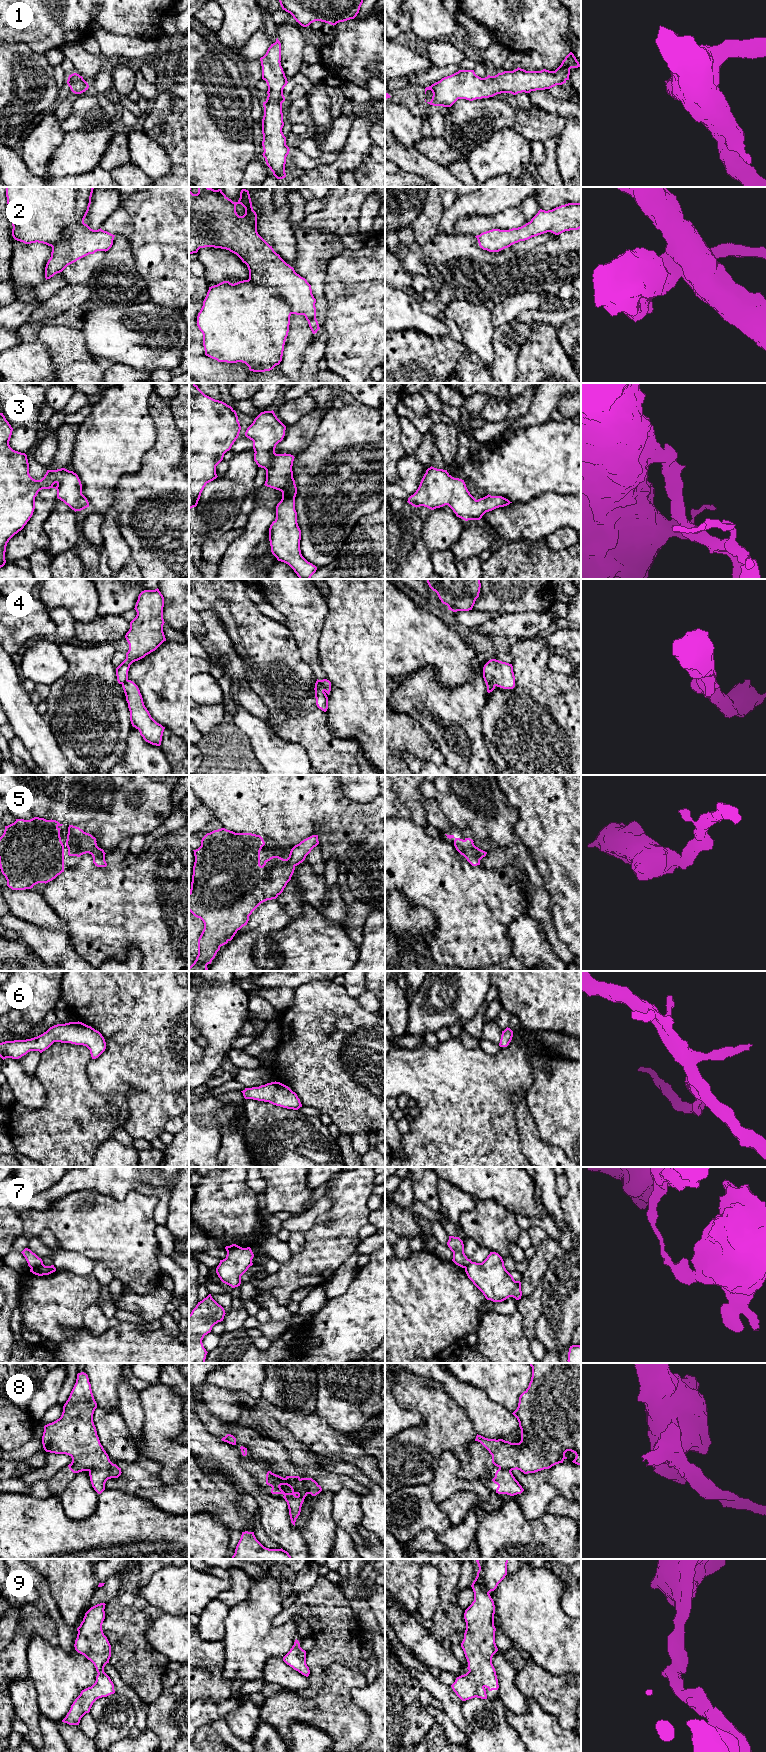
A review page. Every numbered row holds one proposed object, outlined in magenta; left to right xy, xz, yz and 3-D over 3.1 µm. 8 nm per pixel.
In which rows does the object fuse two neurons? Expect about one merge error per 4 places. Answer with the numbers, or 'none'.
7, 8

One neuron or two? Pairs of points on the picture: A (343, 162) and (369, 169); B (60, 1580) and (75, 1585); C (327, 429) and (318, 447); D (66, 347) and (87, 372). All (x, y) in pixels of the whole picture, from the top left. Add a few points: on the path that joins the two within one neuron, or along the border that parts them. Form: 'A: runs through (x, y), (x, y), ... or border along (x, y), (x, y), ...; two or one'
A: border along (369, 157), (352, 171); two
B: runs through (64, 1580), (71, 1581); one
C: runs through (327, 433), (327, 438), (322, 443); one
D: runs through (70, 355), (71, 362), (79, 370); one

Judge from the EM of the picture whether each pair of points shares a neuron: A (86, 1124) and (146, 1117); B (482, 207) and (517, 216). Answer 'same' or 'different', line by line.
A: different
B: different

